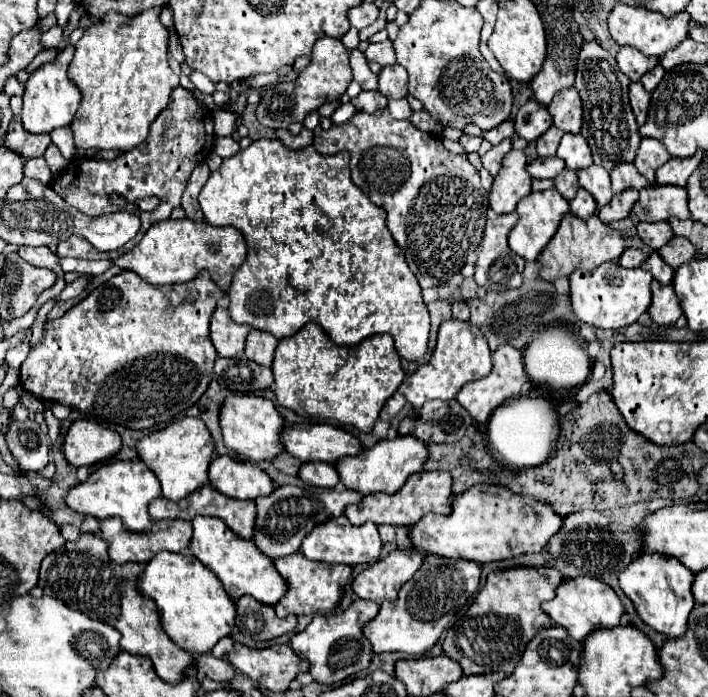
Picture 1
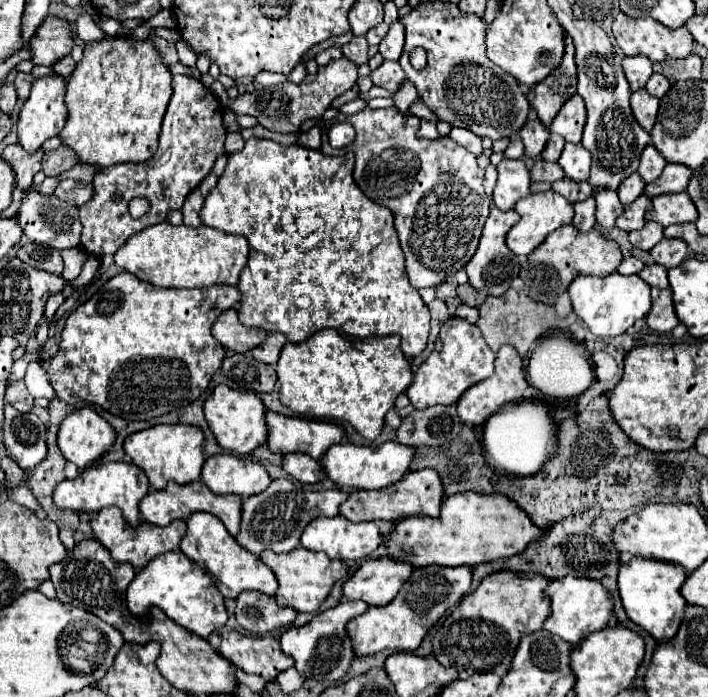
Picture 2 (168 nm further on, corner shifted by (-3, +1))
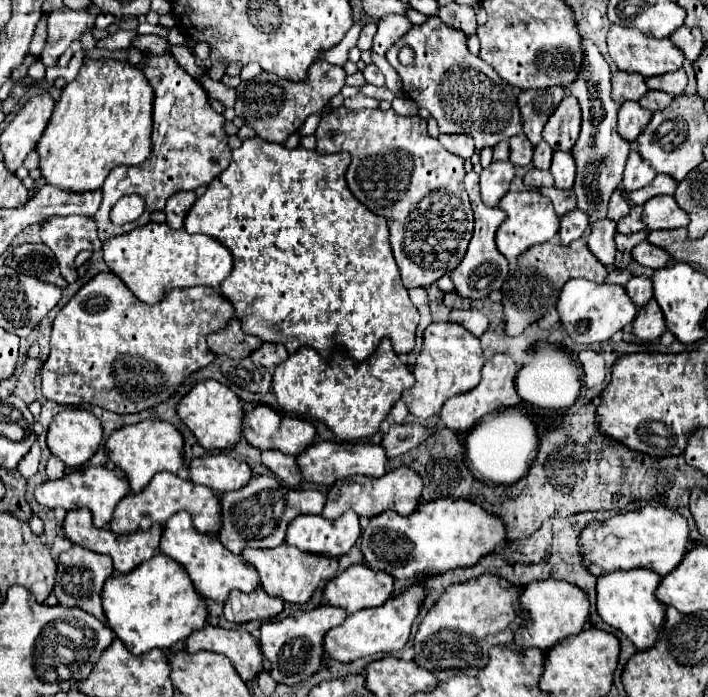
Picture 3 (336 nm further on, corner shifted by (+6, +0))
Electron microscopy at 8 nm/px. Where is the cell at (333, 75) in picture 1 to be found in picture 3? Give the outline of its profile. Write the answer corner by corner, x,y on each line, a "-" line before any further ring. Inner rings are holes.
325,60
313,62
313,66
307,72
307,80
303,82
291,82
283,80
275,74
261,72
253,80
241,82
235,92
237,92
237,102
235,102
235,114
243,118
247,126
251,126
259,138
267,142
277,142
283,144
289,134
297,132
299,126
305,122
307,116
319,112
333,96
341,92
345,84
345,70
341,66
329,64

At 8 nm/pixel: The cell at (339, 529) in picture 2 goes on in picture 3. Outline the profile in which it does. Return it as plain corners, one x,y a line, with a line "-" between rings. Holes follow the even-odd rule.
345,512
345,516
337,520
301,514
289,524
285,542
289,546
301,548
303,552
341,558
355,546
359,536
361,526
359,516
355,512

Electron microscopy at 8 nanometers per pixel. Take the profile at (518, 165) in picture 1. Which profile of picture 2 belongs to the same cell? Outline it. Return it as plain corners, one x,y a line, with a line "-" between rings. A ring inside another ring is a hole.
502,159
498,163
498,181
494,187
494,205
508,211
518,199
530,193
530,173
522,159

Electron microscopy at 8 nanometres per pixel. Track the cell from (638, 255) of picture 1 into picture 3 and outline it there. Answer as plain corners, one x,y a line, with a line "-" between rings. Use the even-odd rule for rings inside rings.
611,268
609,274
607,274
607,278
605,278
605,282
607,282
607,284
621,284
621,286
625,286
625,282
627,282
631,276
633,276
633,274
631,274
627,268

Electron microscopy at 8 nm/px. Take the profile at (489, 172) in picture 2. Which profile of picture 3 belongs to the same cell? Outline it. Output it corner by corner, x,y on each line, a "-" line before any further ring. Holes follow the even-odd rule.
469,172
465,176
465,188
467,188
469,198
471,198
475,226
473,238
471,238
467,254
465,254
465,260
461,260
461,264
451,272
451,278
453,278
455,290
461,296
467,296
467,298
485,298
485,296
489,296
491,290
501,288
501,284
507,278
507,258
495,246
495,232
501,226
501,222
505,220
505,212
500,208
489,208
489,206
483,203
481,196
479,196
479,174

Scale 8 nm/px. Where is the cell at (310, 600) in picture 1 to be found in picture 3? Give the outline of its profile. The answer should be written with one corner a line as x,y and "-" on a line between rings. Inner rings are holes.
281,544
277,548
271,550
255,550
255,548
245,548
245,552
241,552
241,556
253,564
261,576
261,586
265,592
269,592
271,598
281,598
283,602
289,604
307,604
309,598
313,596
315,588
321,582
331,580
337,574
337,560
335,558
327,558
327,556
317,556
317,554
309,554
309,552
301,552
289,544

